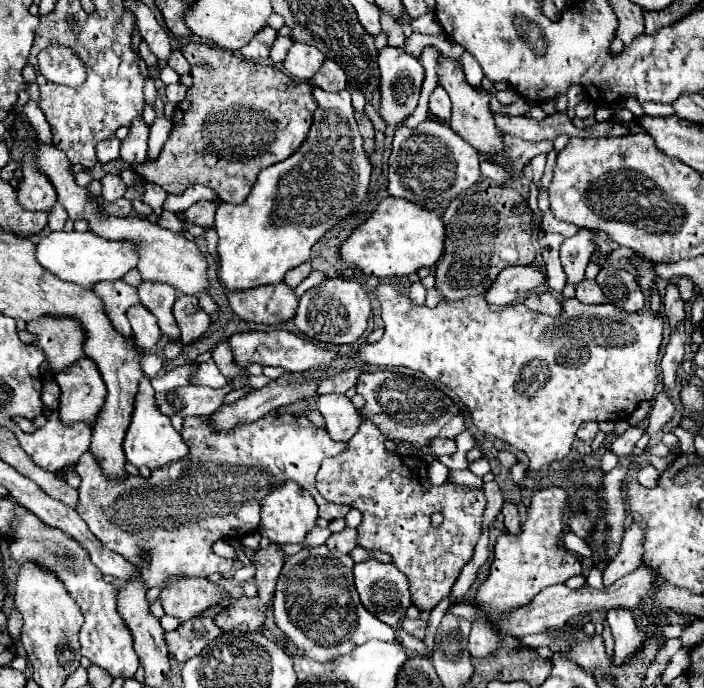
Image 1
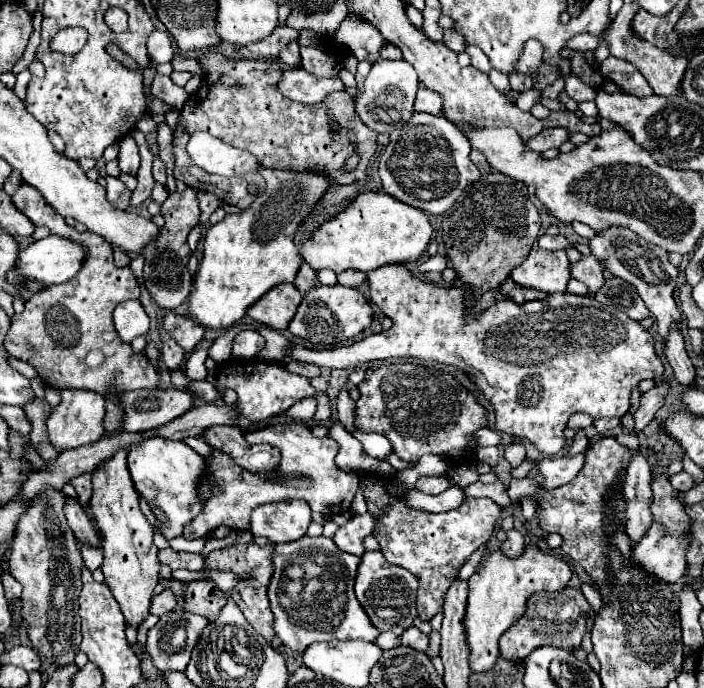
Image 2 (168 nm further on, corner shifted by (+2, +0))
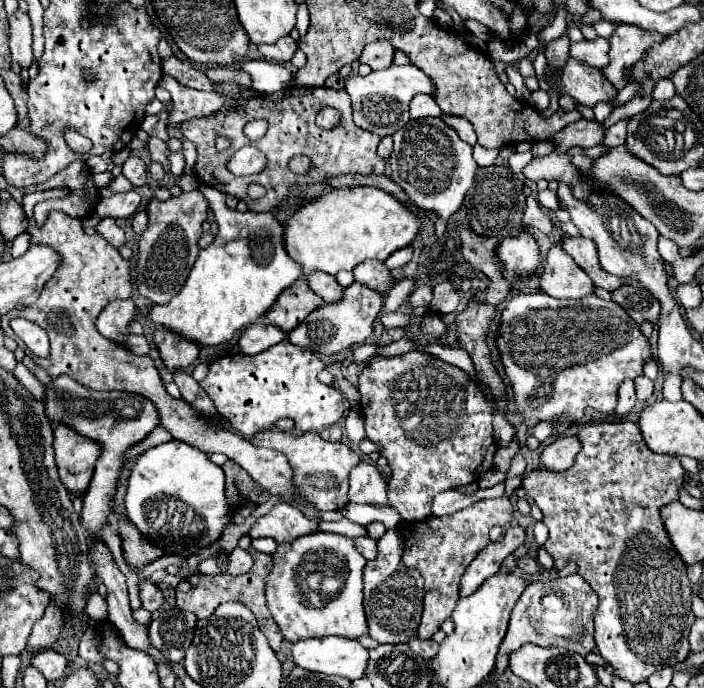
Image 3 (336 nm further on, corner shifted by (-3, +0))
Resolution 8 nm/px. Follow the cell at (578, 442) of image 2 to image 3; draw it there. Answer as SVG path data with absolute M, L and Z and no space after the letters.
M559 437L541 453L541 463L549 471L565 471L575 463L575 455L581 451L581 443L577 437Z

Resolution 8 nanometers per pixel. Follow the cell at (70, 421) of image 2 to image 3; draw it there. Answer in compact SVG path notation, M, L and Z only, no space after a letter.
M57 425L53 429L53 449L55 449L55 461L59 467L61 483L73 491L73 493L85 493L95 463L99 459L99 443L87 439L85 435L79 435L71 427Z

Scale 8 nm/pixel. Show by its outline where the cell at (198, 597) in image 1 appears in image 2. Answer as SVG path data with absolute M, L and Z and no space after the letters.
M164 589L158 595L152 595L152 603L150 603L150 613L154 615L166 615L176 607L176 597L170 589Z

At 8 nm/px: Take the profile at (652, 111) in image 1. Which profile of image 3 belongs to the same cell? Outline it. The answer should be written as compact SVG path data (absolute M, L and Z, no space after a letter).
M595 39L595 41L581 41L581 43L573 43L571 45L571 57L581 61L581 63L587 63L589 67L595 67L595 69L605 69L609 64L610 44L609 39Z

